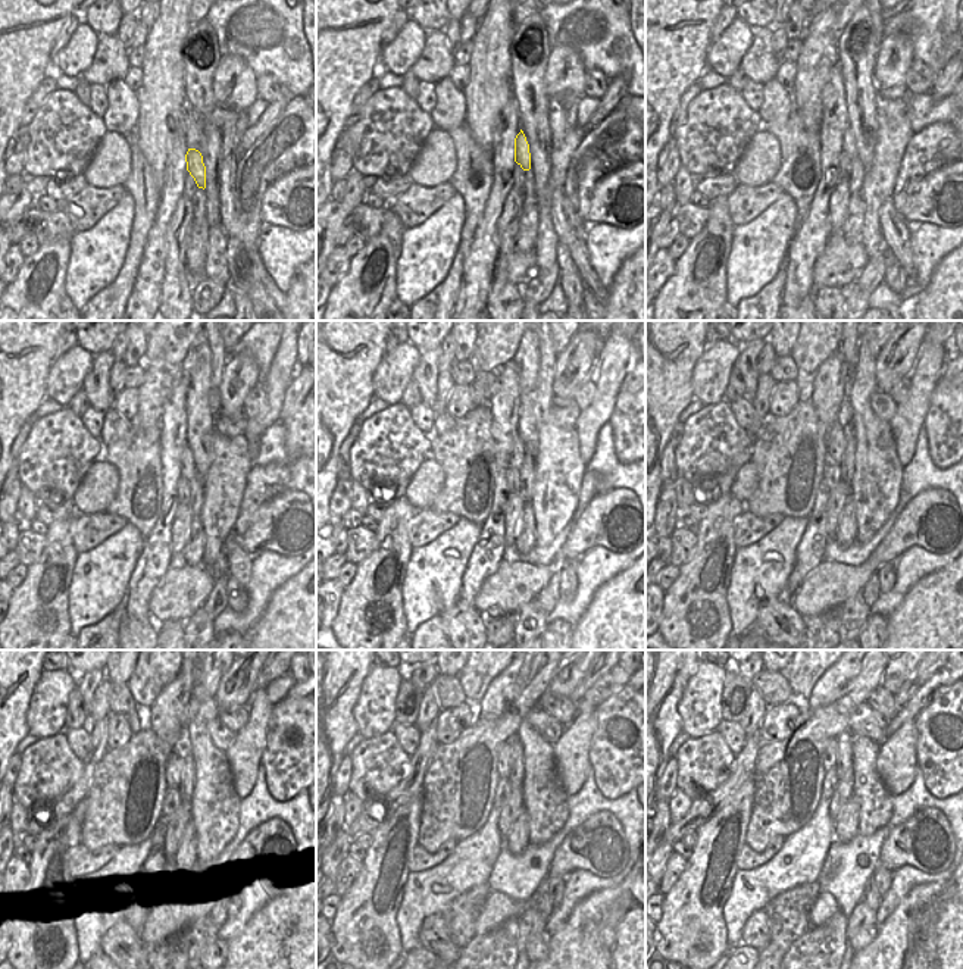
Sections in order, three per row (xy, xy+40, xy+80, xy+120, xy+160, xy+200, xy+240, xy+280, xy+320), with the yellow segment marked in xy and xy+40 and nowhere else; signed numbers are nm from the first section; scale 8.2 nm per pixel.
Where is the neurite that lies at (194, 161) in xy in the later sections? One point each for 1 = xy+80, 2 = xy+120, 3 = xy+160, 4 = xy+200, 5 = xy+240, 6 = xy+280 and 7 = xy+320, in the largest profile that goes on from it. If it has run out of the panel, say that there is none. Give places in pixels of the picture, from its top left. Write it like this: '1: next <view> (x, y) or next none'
1: next xy+80 (849, 144)
2: next xy+120 (187, 460)
3: next xy+160 (518, 453)
4: next xy+200 (834, 438)
5: next xy+240 (174, 763)
6: next xy+280 (503, 752)
7: next xy+320 (829, 753)

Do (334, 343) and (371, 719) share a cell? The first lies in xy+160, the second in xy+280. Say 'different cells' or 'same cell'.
different cells

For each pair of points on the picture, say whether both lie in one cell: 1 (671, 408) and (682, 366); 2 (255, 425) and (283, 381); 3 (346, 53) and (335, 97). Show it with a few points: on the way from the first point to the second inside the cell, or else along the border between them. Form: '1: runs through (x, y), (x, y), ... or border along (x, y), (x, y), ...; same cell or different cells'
1: runs through (671, 397), (672, 377); same cell
2: runs through (266, 418), (274, 410), (275, 393); same cell
3: runs through (335, 63), (335, 87); same cell

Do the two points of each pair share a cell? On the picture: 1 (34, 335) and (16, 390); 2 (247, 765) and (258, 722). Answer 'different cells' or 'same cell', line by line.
1: same cell
2: same cell

